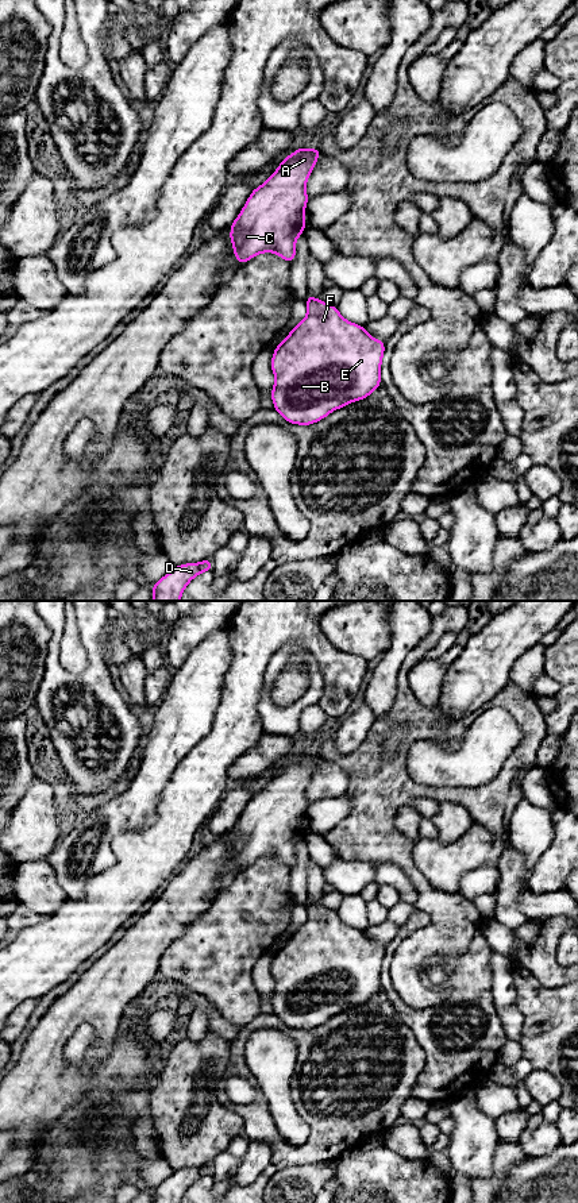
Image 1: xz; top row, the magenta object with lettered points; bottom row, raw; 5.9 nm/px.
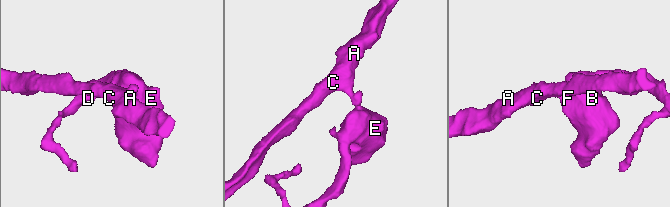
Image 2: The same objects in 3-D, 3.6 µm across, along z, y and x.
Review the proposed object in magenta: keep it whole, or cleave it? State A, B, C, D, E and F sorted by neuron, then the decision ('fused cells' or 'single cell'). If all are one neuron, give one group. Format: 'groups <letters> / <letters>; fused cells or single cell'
groups A C / B D E F; fused cells

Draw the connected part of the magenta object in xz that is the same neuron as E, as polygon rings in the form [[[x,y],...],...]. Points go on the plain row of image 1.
[[[319,902],[307,906],[307,921],[274,953],[271,976],[275,982],[270,998],[274,1015],[289,1029],[311,1030],[331,1017],[367,1003],[381,991],[385,946],[370,941],[363,930],[346,925],[336,910]]]

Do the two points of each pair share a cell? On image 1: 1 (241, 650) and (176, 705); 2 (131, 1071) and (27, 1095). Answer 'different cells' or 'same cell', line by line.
1: different cells
2: different cells

